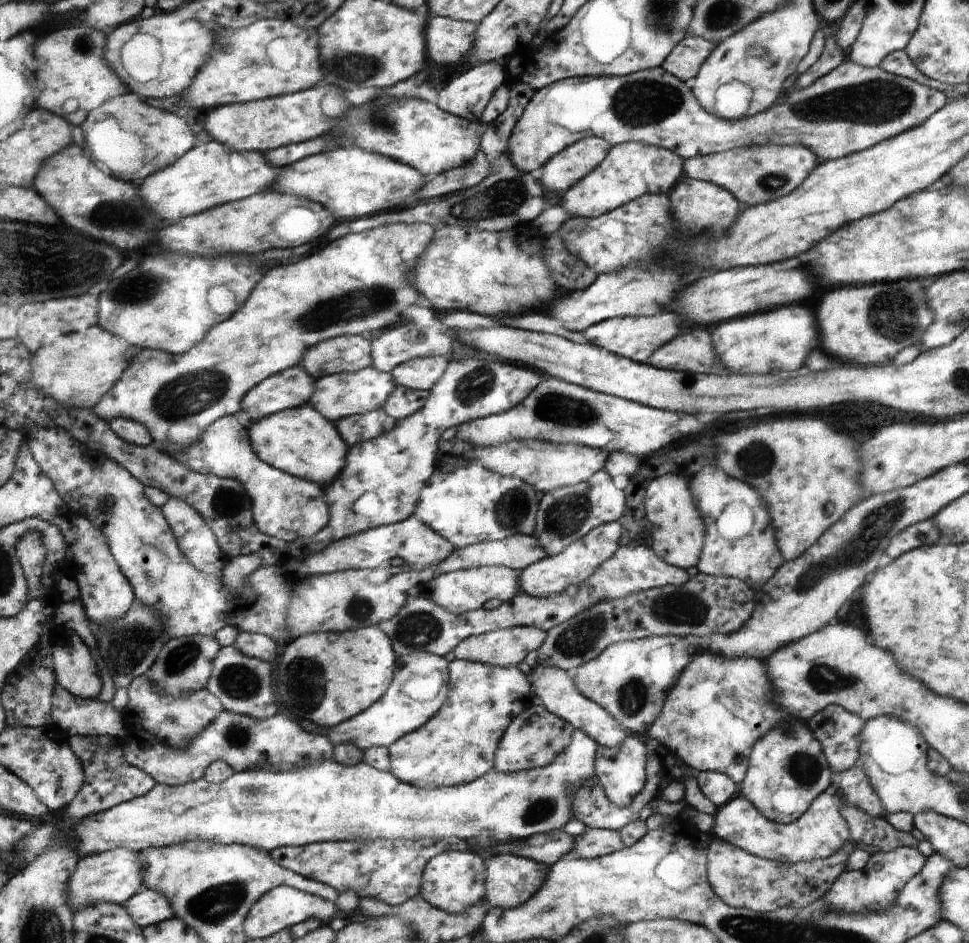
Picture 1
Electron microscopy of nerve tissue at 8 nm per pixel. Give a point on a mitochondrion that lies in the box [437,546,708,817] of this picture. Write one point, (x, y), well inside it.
(582, 638)

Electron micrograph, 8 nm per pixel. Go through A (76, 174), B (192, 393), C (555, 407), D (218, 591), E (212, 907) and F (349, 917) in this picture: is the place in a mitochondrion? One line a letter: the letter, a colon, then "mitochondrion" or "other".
A: other
B: mitochondrion
C: mitochondrion
D: other
E: mitochondrion
F: other

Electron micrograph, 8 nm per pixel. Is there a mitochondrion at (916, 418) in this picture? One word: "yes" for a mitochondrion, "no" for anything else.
no

